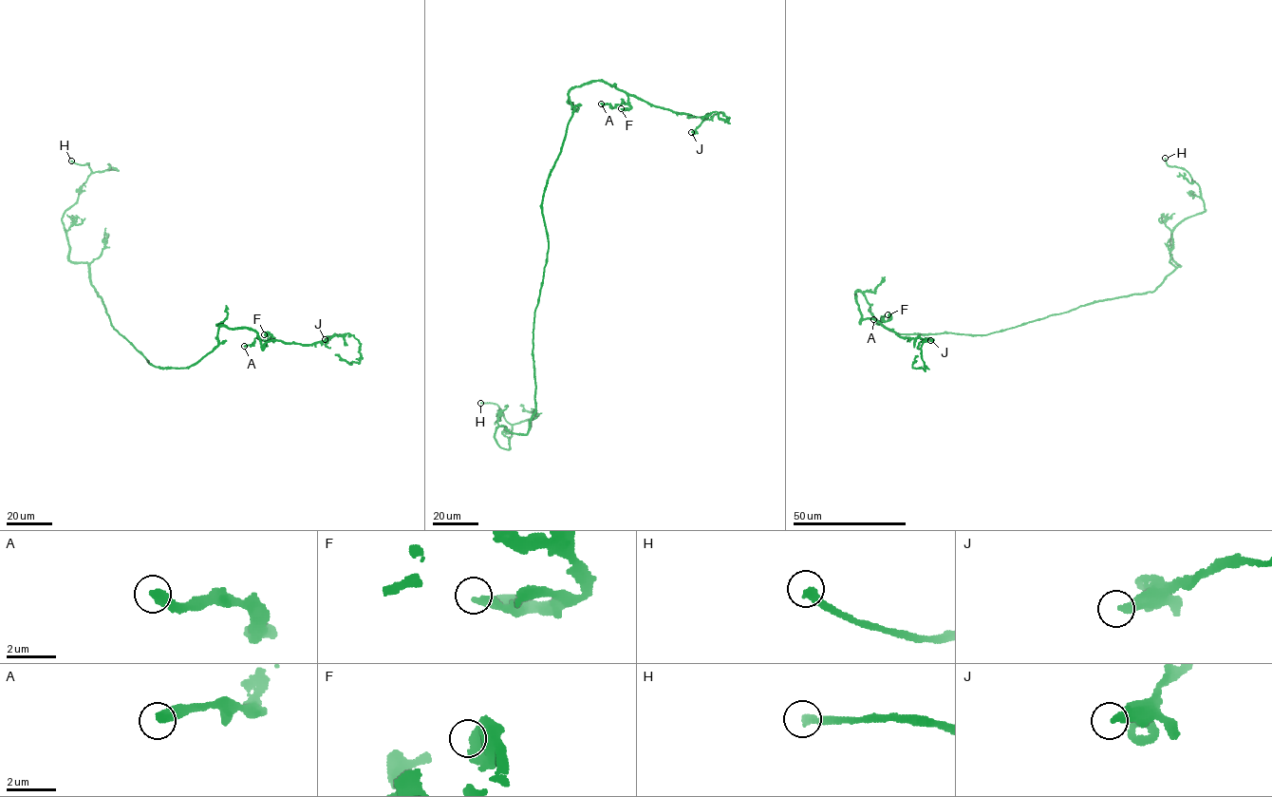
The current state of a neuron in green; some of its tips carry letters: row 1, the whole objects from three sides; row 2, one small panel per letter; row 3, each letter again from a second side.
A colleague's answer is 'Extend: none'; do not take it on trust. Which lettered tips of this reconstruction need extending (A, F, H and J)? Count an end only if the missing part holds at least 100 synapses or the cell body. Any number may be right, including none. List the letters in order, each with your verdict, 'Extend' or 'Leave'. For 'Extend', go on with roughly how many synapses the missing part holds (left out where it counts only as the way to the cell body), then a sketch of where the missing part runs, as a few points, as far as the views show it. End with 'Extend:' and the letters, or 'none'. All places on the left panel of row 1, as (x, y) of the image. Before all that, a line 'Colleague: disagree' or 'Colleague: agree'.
Colleague: disagree
A: Leave
F: Leave
H: Extend
J: Leave
Extend: H

